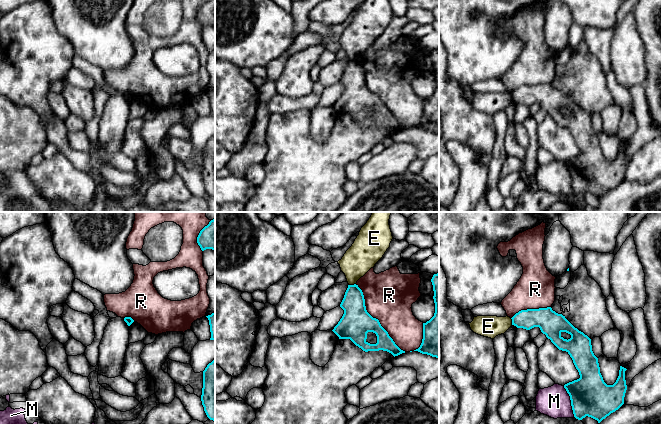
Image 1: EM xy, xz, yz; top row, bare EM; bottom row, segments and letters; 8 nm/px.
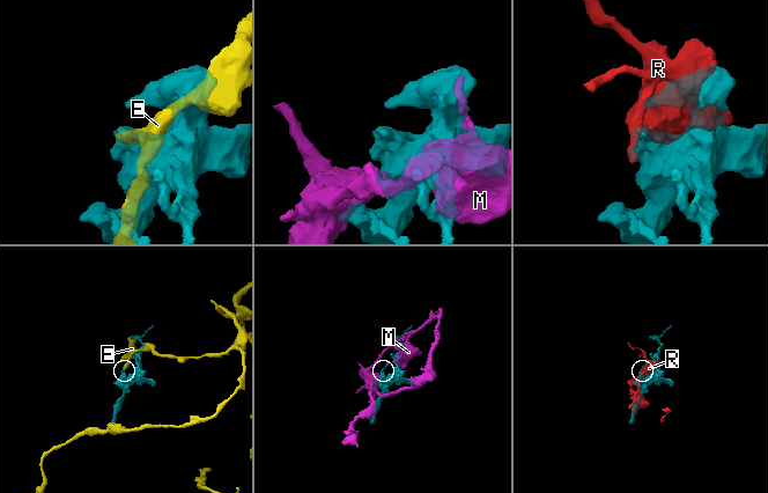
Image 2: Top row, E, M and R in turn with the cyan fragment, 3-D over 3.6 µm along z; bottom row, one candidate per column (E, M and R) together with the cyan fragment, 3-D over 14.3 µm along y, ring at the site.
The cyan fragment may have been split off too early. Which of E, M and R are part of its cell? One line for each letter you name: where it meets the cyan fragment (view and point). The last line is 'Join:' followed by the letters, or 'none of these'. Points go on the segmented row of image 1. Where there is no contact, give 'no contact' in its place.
Join: none of these

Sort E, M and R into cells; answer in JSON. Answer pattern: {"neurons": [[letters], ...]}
{"neurons": [["E"], ["M"], ["R"]]}

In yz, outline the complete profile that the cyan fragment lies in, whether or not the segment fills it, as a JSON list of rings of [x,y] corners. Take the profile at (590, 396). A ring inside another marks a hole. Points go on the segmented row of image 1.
[[[551,307],[539,309],[521,310],[512,318],[512,325],[517,328],[530,330],[539,327],[551,342],[562,351],[566,351],[573,360],[580,378],[564,385],[570,396],[574,417],[582,420],[586,416],[591,417],[600,423],[611,413],[618,410],[624,404],[624,397],[627,390],[625,371],[620,366],[619,376],[613,385],[607,385],[600,373],[598,358],[592,351],[591,339],[583,332],[575,328],[562,314],[558,314]]]

